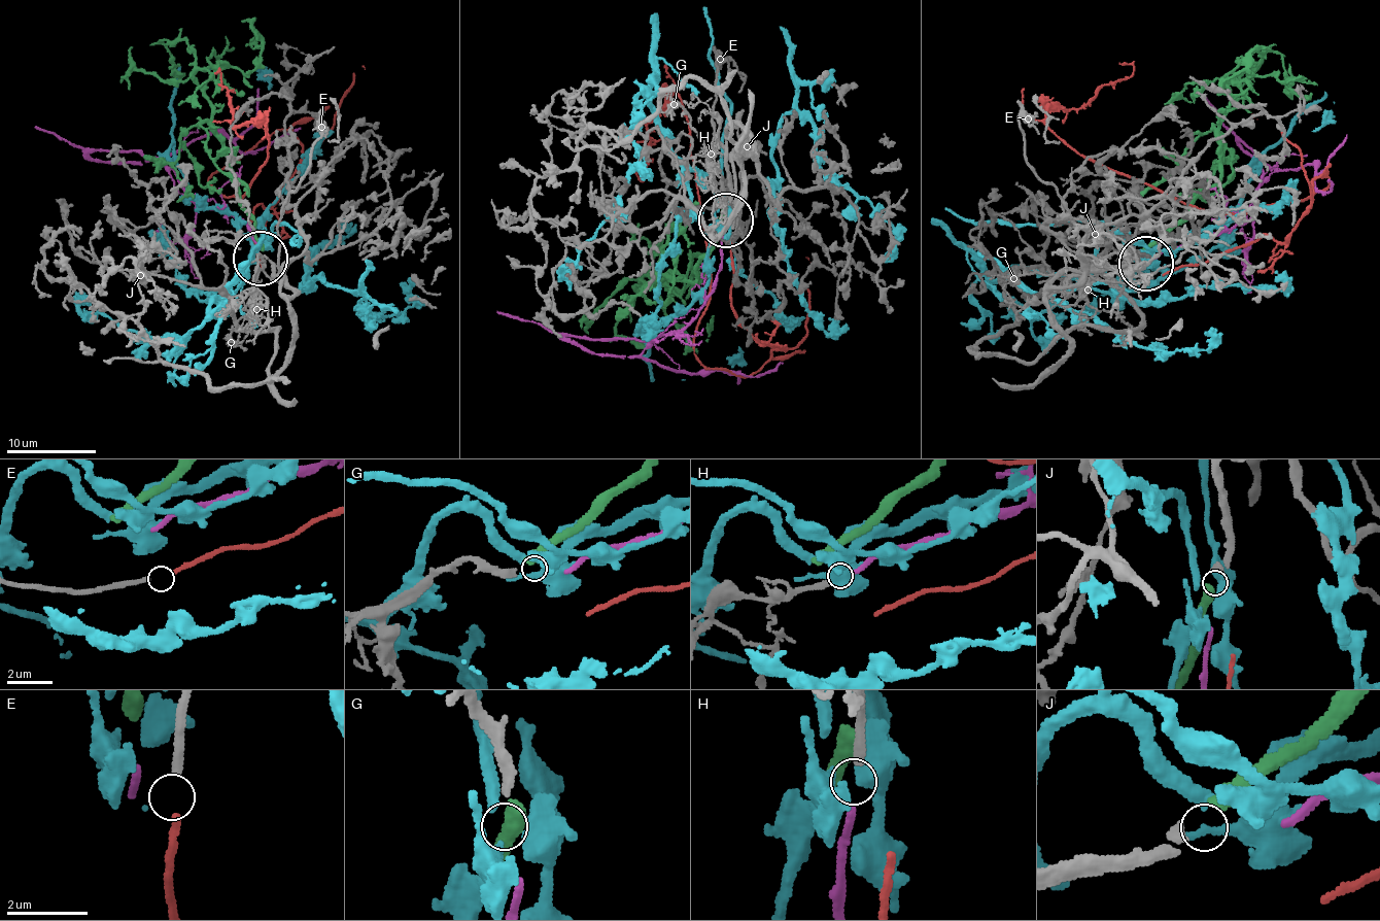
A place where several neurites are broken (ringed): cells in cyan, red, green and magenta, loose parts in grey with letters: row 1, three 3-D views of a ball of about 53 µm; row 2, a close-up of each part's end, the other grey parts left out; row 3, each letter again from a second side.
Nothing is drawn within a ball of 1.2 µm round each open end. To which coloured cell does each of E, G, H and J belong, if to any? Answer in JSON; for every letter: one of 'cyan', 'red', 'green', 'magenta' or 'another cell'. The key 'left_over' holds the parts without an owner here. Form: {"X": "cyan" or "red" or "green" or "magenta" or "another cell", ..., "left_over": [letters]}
{"E": "red", "G": "another cell", "H": "magenta", "J": "green", "left_over": ["G"]}

